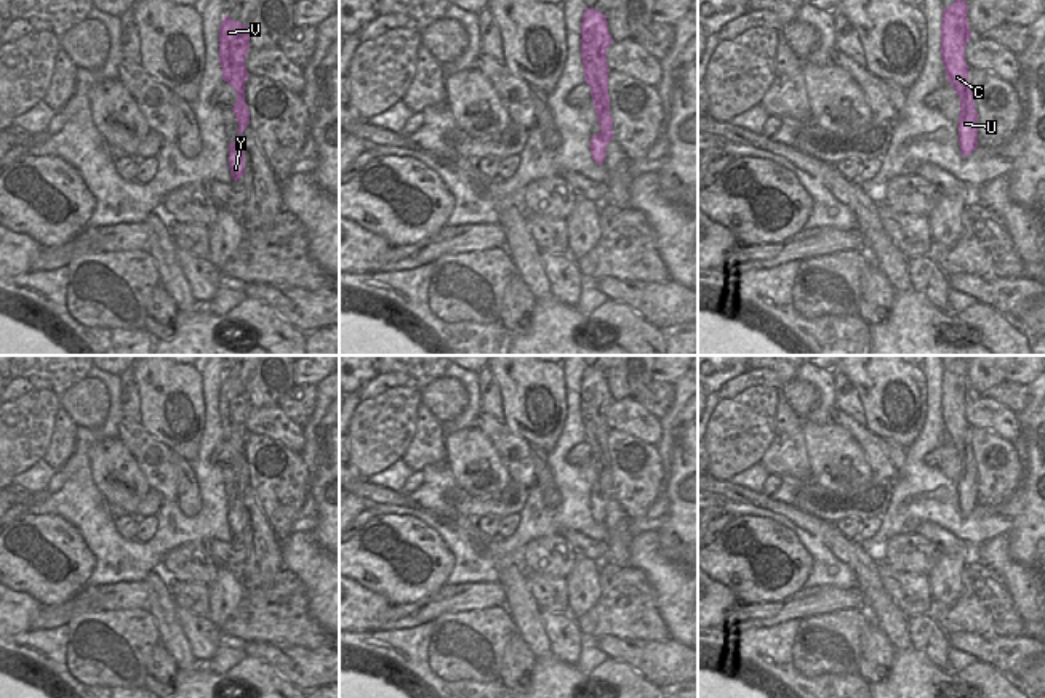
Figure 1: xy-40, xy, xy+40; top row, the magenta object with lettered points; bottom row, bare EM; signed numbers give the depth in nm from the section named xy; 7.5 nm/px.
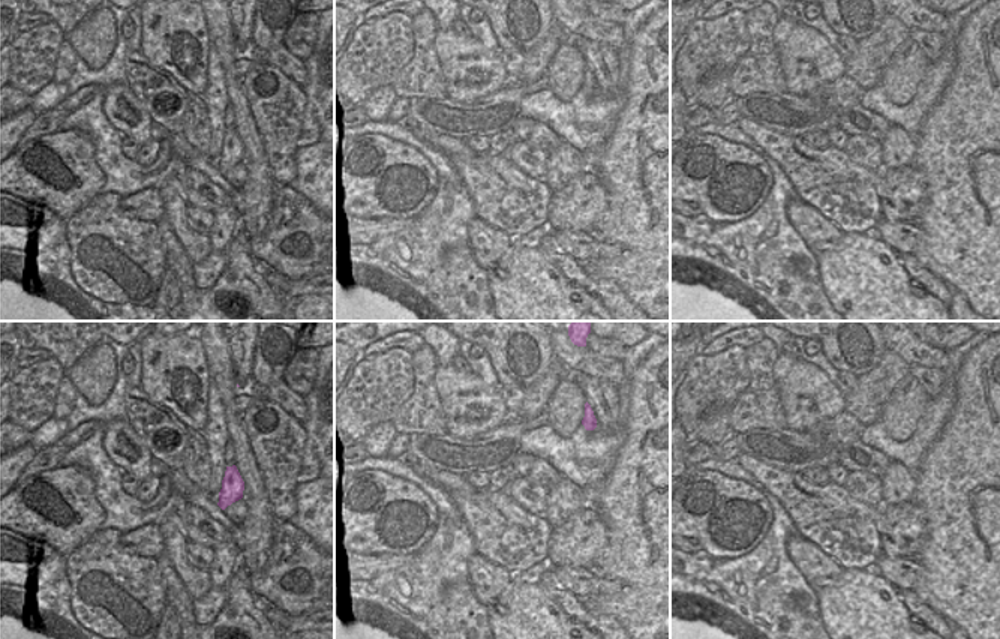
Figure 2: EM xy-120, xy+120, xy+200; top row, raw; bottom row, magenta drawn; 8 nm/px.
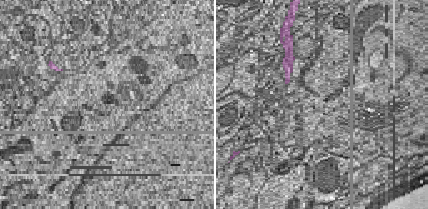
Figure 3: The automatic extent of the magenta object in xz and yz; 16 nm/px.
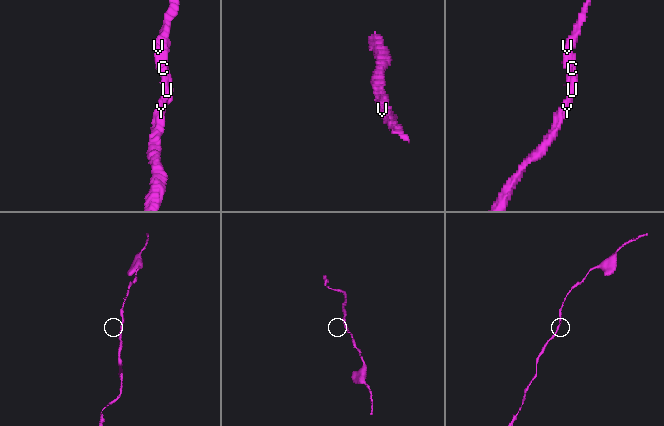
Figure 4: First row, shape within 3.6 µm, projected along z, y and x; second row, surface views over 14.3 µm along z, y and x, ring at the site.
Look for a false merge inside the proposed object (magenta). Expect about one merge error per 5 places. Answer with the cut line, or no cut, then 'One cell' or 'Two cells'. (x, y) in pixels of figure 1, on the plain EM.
No split. One cell.

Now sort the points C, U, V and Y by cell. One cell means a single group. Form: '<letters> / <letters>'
C U V Y

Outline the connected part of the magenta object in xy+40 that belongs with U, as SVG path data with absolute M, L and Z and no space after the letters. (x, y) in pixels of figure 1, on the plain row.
M960 355L943 370L941 379L941 416L947 440L954 445L960 458L959 504L960 512L968 515L978 506L978 471L971 442L968 439L968 423L965 418L967 400L971 397L968 386L968 362Z

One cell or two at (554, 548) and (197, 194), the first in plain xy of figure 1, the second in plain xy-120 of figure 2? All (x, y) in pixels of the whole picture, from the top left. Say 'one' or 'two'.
one

